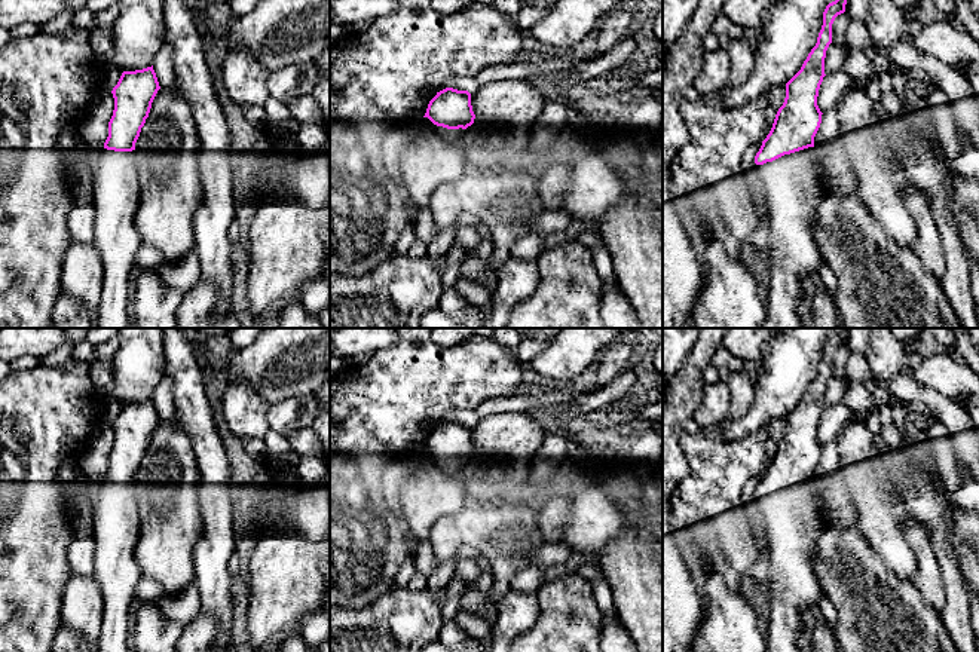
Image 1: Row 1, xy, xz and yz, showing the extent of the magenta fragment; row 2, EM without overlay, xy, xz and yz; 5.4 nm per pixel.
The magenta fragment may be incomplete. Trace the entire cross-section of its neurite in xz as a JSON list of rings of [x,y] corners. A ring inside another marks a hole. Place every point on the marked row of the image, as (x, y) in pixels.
[[[446,88],[429,101],[423,120],[446,144],[461,147],[468,126],[475,114],[471,94]]]

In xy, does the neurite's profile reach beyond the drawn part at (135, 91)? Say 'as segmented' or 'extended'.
extended

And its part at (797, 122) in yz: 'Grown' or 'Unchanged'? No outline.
Grown

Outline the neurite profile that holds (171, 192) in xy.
[[[178,88],[159,89],[132,150],[138,169],[138,211],[134,223],[143,244],[157,248],[163,263],[174,264],[195,250],[195,214],[204,202],[198,166],[201,137],[189,102]]]

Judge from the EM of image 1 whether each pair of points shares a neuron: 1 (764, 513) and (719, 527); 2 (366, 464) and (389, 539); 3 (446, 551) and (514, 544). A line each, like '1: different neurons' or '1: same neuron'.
1: different neurons
2: same neuron
3: same neuron

